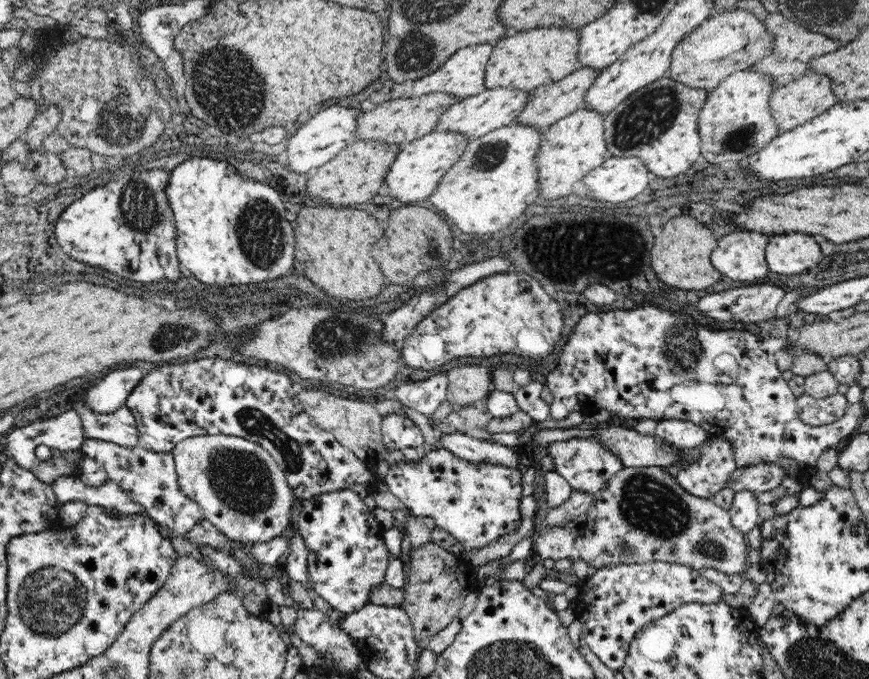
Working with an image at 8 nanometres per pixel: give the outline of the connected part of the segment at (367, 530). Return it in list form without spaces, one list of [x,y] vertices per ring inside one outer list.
[[[350,489],[322,493],[301,500],[294,518],[298,523],[297,537],[302,538],[307,547],[312,589],[314,588],[318,595],[326,599],[333,609],[346,614],[360,610],[369,603],[374,590],[386,584],[386,572],[393,556],[384,543],[385,529],[376,520],[374,511],[370,510],[362,500],[360,495]]]

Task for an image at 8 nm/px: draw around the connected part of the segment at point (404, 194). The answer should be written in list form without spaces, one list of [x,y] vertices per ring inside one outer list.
[[[434,130],[427,136],[402,146],[396,153],[395,161],[390,165],[383,180],[388,196],[392,200],[398,200],[398,202],[404,202],[408,205],[429,198],[431,192],[436,188],[437,182],[448,168],[458,160],[470,141],[468,137],[462,137],[456,133]]]

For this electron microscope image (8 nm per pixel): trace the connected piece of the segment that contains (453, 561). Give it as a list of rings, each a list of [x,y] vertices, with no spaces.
[[[424,544],[424,547],[413,550],[410,559],[410,574],[403,586],[405,601],[402,607],[410,618],[414,637],[422,650],[428,649],[432,636],[455,622],[466,596],[477,590],[480,580],[476,567],[467,558],[447,552],[436,544]]]

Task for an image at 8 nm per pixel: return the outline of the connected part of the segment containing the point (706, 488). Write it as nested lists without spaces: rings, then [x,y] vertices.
[[[711,437],[710,445],[703,448],[700,458],[678,471],[674,479],[688,494],[712,499],[728,486],[736,468],[729,440]]]

